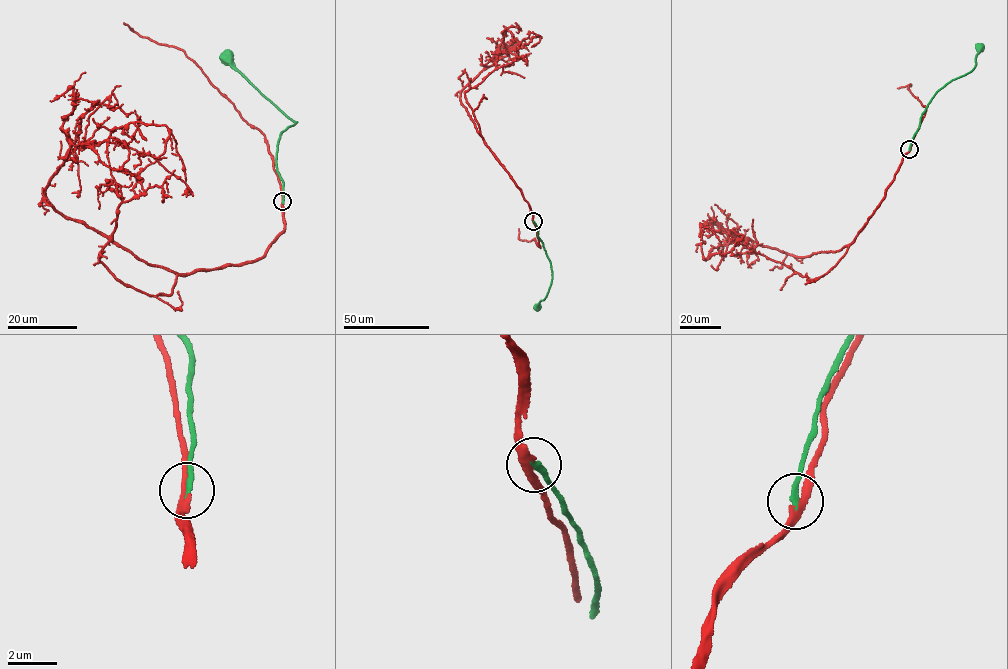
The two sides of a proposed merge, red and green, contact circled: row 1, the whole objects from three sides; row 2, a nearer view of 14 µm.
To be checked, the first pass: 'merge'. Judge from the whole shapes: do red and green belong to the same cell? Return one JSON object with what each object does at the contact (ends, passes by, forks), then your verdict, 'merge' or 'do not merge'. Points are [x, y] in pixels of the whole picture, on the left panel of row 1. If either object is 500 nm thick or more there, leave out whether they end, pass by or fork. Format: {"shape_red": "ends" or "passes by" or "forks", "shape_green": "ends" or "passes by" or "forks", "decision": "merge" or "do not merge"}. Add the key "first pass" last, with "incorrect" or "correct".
{"shape_red": "passes by", "shape_green": "ends", "decision": "merge", "first pass": "correct"}

